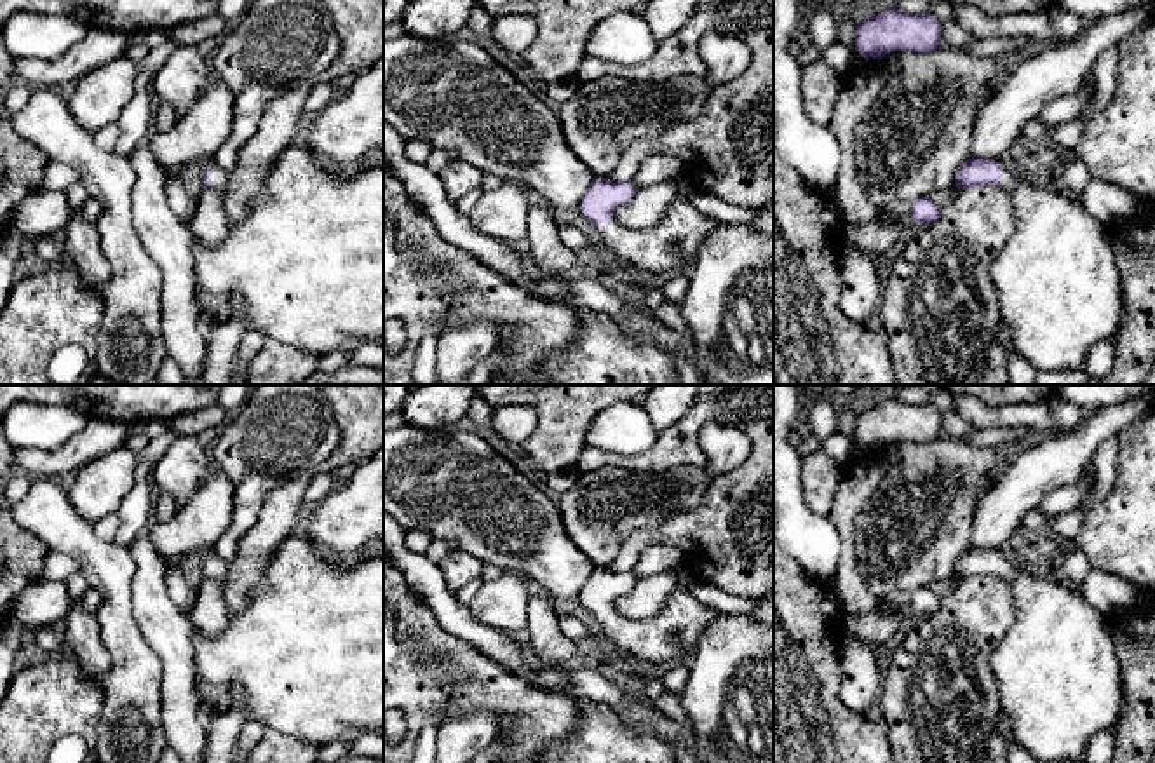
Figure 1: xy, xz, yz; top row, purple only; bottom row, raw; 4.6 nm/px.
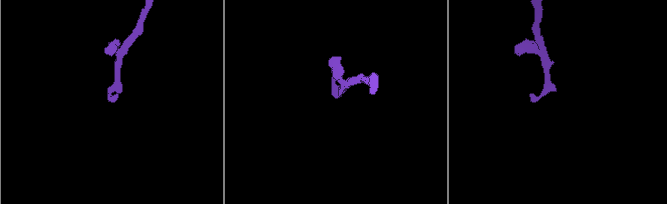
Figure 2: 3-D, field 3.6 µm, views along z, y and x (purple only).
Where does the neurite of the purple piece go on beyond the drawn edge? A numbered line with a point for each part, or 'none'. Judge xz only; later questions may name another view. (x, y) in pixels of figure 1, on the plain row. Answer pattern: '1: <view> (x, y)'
1: xz (668, 638)

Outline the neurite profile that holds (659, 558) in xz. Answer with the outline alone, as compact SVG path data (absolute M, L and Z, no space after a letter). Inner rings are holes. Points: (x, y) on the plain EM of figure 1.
M653 544L646 547L634 566L636 578L646 578L659 573L672 573L683 564L683 552L667 544Z

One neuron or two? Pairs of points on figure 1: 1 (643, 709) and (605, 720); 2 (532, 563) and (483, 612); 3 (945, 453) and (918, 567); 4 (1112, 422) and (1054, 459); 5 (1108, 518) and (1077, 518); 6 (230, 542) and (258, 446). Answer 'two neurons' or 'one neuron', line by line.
1: two neurons
2: two neurons
3: one neuron
4: one neuron
5: two neurons
6: one neuron

